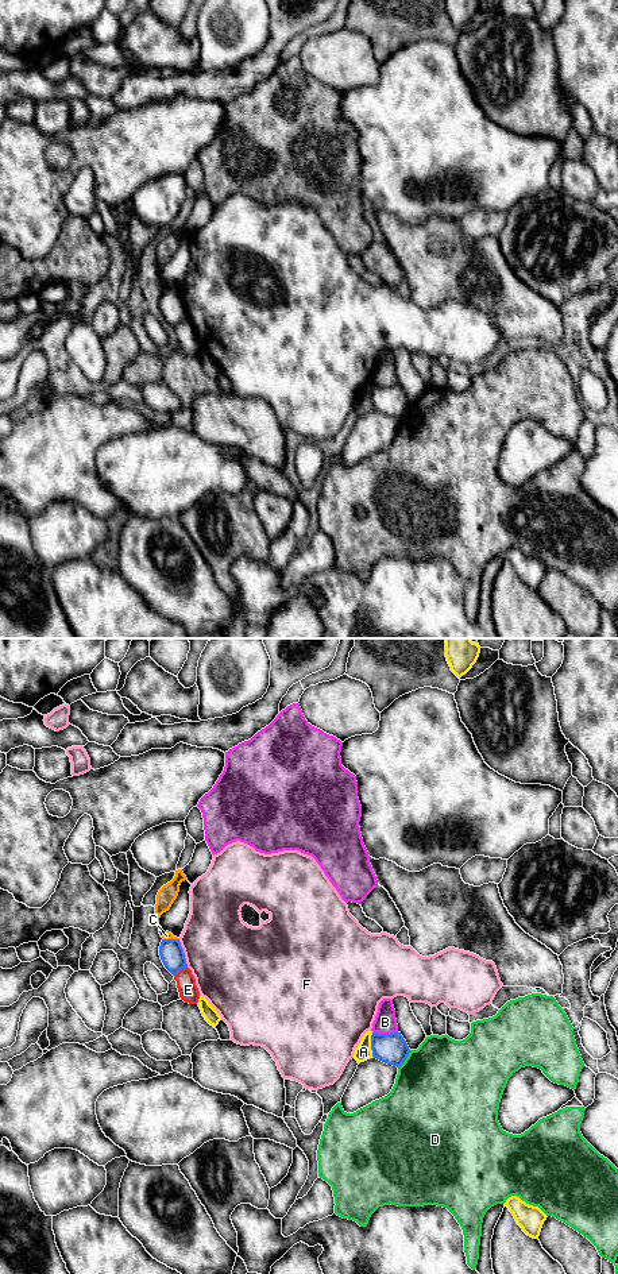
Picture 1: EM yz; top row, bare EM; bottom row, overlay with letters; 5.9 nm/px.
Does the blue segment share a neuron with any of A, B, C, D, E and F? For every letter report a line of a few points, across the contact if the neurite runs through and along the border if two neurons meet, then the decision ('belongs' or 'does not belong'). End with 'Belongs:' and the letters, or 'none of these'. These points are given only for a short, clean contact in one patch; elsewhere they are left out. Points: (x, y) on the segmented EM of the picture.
A: does not belong
B: line yz (397, 1030), (373, 1033); does not belong
C: line yz (163, 938), (178, 939); does not belong
D: does not belong
E: does not belong
F: does not belong
Belongs: none of these

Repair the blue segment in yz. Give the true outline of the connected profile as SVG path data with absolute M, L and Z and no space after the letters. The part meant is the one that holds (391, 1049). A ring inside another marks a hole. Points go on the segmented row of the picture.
M401 1032L378 1034L371 1035L372 1057L387 1063L399 1068L408 1058L410 1049L401 1035Z

